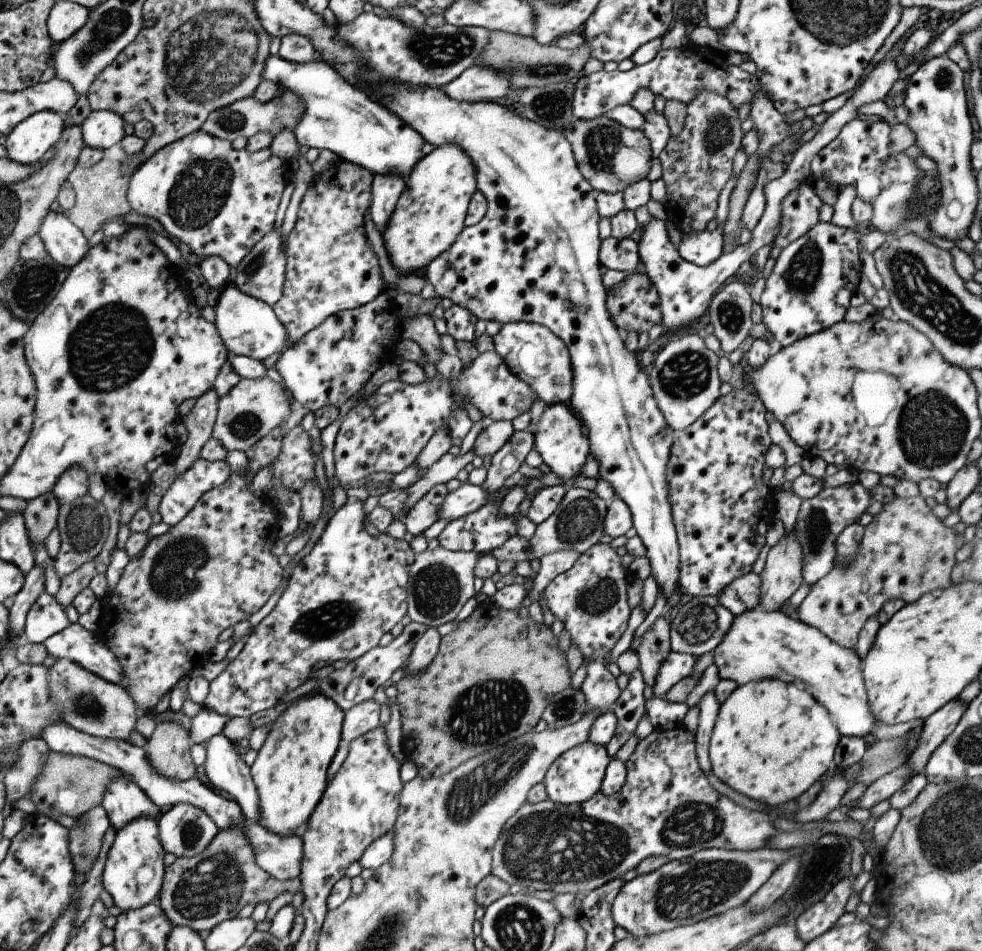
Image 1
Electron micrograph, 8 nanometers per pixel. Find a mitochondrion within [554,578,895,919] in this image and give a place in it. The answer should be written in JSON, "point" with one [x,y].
{"point":[694,823]}

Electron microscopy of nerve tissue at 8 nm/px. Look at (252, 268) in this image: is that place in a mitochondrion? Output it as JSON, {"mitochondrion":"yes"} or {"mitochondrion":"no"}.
{"mitochondrion":"yes"}

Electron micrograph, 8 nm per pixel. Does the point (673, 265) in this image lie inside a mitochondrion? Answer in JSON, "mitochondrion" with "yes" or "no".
{"mitochondrion":"no"}

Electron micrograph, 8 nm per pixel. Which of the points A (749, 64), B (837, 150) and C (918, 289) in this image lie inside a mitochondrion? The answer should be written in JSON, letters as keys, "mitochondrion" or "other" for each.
{"A":"other","B":"other","C":"mitochondrion"}

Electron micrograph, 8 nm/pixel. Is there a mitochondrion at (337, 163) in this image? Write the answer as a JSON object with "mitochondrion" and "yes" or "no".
{"mitochondrion":"no"}

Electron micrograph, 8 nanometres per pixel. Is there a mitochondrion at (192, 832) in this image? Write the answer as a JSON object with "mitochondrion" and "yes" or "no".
{"mitochondrion":"yes"}

